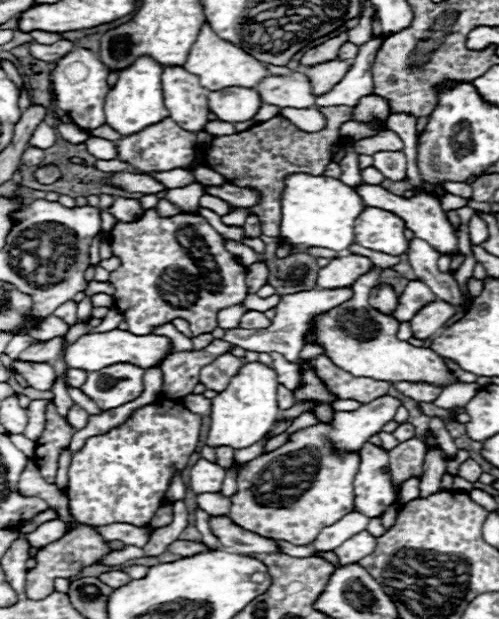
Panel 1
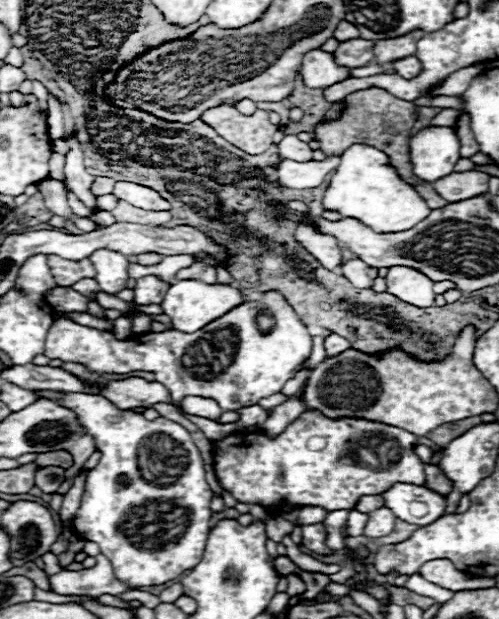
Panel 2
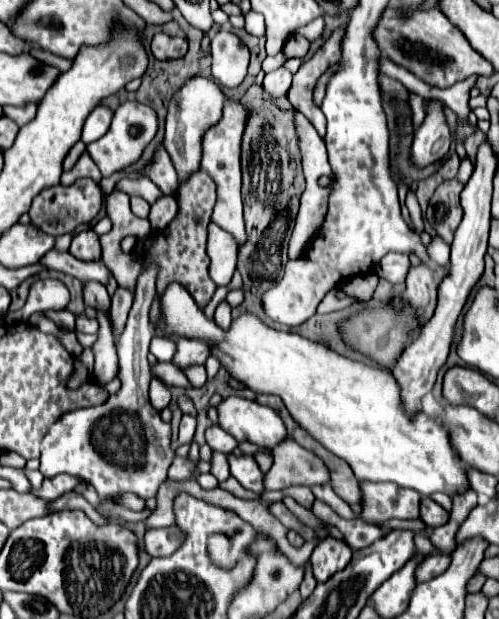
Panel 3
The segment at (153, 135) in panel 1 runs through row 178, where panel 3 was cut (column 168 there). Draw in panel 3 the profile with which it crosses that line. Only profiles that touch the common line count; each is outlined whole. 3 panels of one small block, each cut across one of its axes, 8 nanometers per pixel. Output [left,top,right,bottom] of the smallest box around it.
[148,196,176,232]

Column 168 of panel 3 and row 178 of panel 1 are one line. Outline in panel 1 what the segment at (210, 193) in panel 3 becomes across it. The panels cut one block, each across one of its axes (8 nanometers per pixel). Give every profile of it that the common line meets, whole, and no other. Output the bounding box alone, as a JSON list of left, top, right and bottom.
[196,106,352,238]

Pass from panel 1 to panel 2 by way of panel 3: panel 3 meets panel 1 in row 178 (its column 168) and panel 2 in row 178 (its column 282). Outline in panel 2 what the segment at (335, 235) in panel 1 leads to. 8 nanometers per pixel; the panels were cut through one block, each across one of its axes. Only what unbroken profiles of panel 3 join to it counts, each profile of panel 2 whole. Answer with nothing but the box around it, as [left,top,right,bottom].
[324,144,430,232]

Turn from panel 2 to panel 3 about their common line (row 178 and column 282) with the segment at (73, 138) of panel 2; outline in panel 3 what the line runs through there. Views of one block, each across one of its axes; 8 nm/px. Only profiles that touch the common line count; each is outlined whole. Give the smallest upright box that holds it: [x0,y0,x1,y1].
[262,68,292,96]

